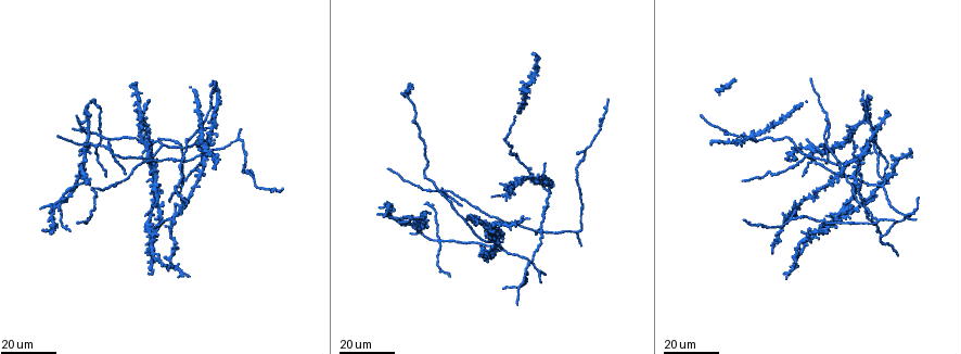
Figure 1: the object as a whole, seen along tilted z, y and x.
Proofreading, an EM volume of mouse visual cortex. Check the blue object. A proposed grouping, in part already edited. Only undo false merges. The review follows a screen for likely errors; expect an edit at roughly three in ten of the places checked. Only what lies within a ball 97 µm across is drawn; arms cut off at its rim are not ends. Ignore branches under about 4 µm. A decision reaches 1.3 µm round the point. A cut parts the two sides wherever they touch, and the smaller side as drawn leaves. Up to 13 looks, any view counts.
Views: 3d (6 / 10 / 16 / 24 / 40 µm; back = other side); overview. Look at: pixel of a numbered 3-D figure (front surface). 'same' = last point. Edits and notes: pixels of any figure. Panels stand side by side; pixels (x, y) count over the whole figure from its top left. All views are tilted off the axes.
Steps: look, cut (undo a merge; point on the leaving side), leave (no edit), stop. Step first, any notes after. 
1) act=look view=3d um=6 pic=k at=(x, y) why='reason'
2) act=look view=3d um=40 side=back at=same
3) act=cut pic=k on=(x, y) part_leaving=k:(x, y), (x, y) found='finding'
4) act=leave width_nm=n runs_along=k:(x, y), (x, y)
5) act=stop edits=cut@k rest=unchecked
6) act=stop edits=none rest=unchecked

act=look view=3d um=16 pic=1 at=(879, 235) why='a fork'

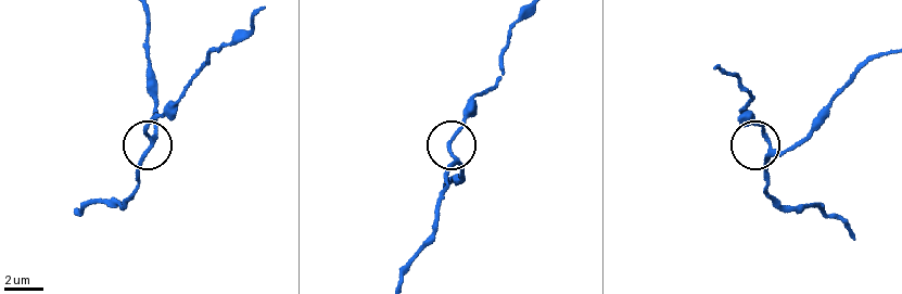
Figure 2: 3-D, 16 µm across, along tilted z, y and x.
act=look view=3d um=10 pic=2 at=(151, 142) why='closer look'

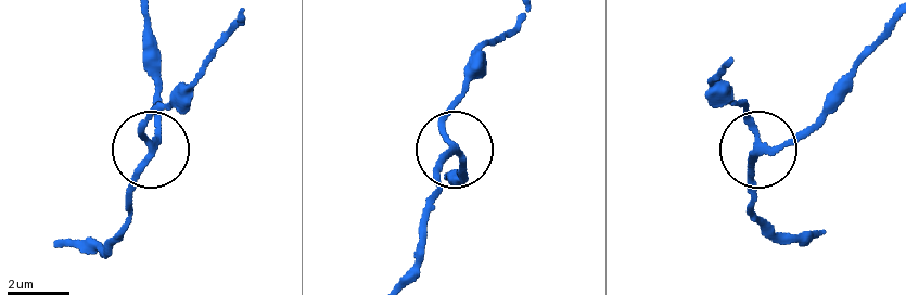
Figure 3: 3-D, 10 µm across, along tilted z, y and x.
act=leave runs_along=3:(238, 20), (189, 97), (150, 118), (152, 153), (128, 210) found='all the same neuron'

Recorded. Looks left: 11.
act=look view=3d um=16 pic=1 at=(772, 250) why='thin arm on a thick one'

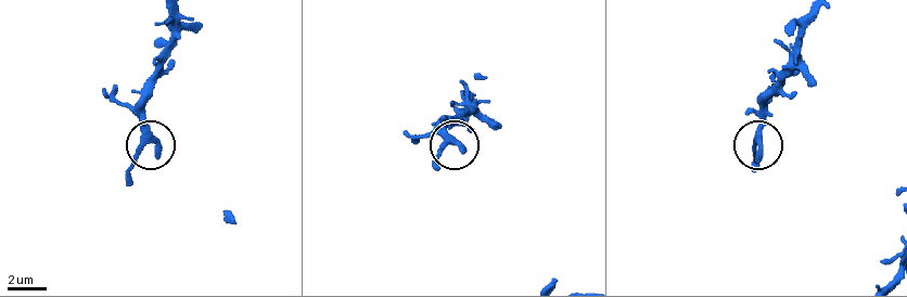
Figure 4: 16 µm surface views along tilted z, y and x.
act=look view=3d um=6 pic=4 at=(760, 132)

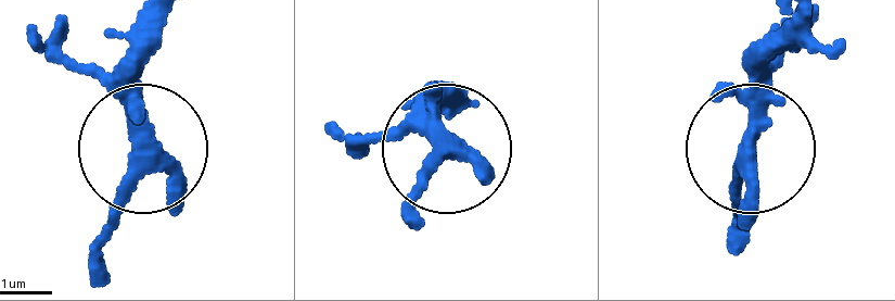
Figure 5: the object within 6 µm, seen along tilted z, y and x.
act=leave width_nm=300 found='all the same neuron'

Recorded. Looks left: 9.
act=look view=3d um=24 pic=1 at=(212, 107) why='a fork'

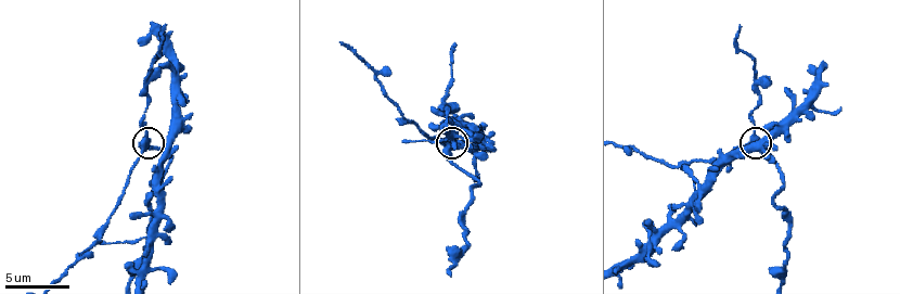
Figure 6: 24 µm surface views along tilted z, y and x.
act=look view=3d um=10 pic=6 at=(142, 143)

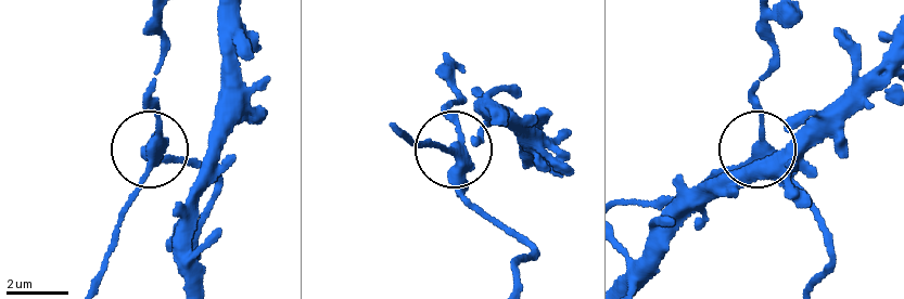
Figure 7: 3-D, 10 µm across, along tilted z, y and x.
act=leave side_arm_um=73 arms=3 found='one neuron here'

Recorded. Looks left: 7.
act=look view=3d um=24 pic=1 at=(157, 140) why='arms part here'

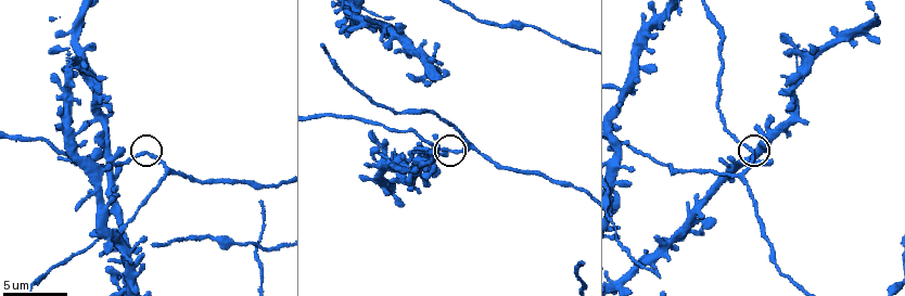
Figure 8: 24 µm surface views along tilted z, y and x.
act=look view=3d um=6 pic=8 at=(137, 157)

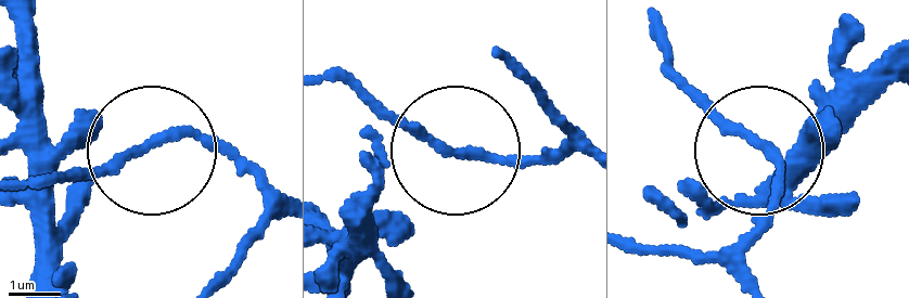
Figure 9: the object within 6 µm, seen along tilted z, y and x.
act=look view=3d um=6 side=back pic=9 at=(763, 146)

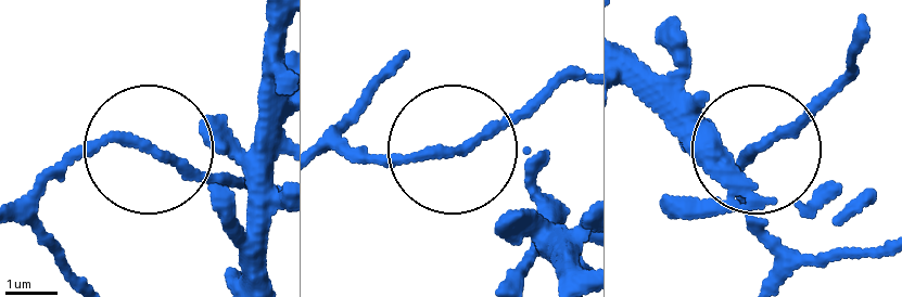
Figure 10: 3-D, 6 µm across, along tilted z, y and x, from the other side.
act=leave arms=3 runs_along=10:(240, 282), (242, 170), (220, 147), (160, 147), (232, 186) found='one neuron here'

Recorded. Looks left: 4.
act=look view=3d um=24 pic=1 at=(866, 210) why='four arms meet'

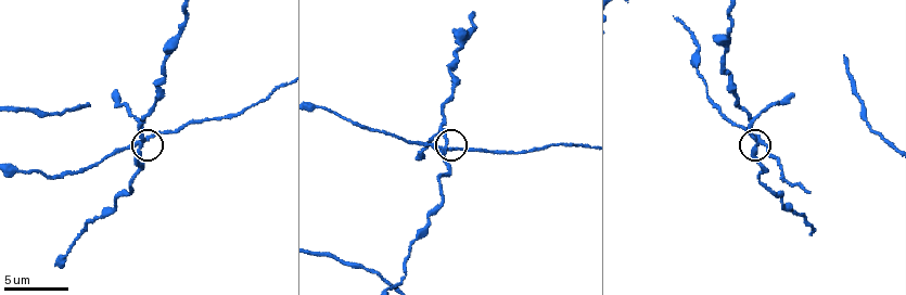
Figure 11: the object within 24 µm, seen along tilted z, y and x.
act=look view=3d um=10 pic=11 at=(445, 145)

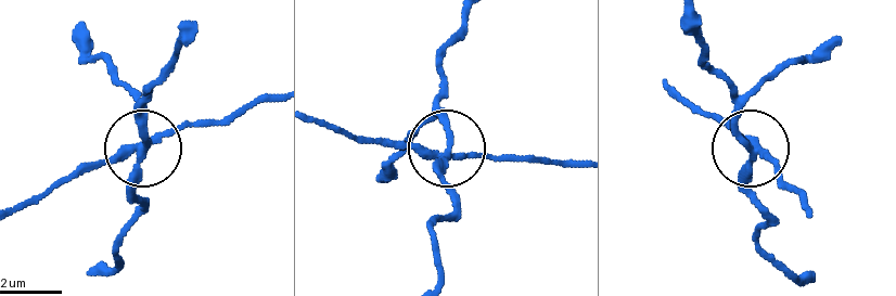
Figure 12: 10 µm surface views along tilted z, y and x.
act=leave width_nm=240 runs_along=12:(9, 214), (173, 129), (209, 127) found='one neuron here'

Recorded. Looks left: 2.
act=look view=3d um=16 pic=1 at=(877, 138) why='looks like a crossing'

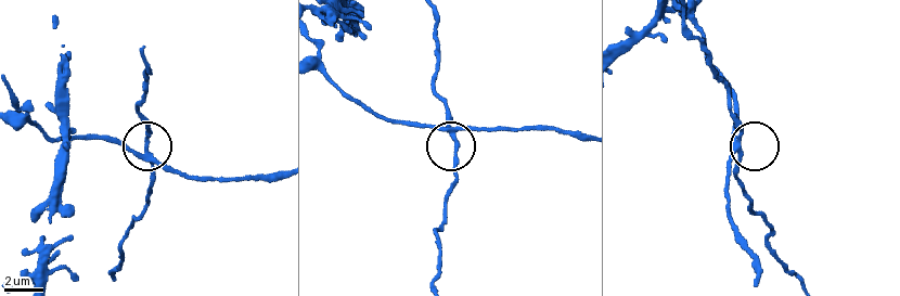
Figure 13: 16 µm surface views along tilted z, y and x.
act=look view=3d um=6 pic=13 at=(145, 151)

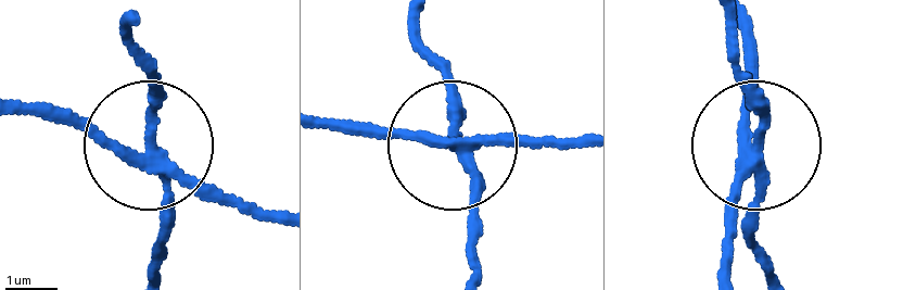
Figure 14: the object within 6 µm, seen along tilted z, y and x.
act=cut pic=14 on=(154, 96) side_arm_um=23 part_leaving=14:(156, 161), (170, 228), (155, 277) found='a second neuron is stuck on'

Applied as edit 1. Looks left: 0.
act=stop edits=cut@14 rest=unchecked

